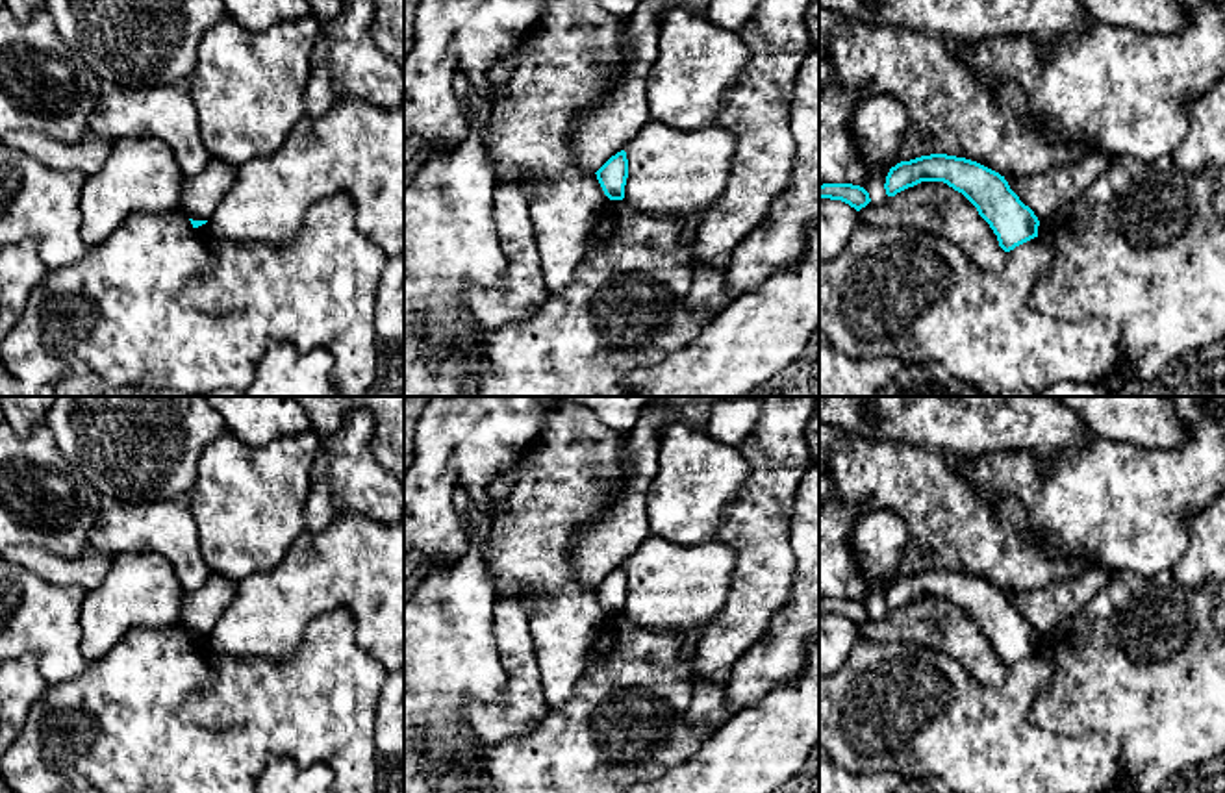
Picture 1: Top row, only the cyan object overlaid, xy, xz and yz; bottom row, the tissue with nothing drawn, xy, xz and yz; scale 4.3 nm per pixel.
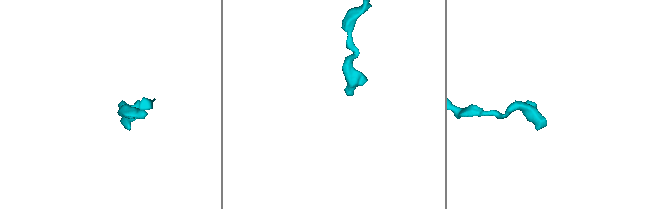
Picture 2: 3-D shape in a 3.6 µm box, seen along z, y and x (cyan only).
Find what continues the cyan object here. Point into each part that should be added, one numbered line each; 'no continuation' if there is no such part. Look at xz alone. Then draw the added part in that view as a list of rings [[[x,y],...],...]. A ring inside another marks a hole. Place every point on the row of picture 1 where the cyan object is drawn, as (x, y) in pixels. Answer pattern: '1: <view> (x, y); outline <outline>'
1: xz (627, 308); outline [[[760,0],[738,30],[751,57],[738,83],[723,94],[715,120],[736,135],[736,152],[723,193],[697,220],[693,239],[682,239],[684,222],[676,217],[641,213],[625,198],[610,200],[573,283],[549,295],[530,319],[502,324],[486,337],[473,378],[480,396],[632,396],[623,384],[632,371],[684,348],[717,315],[693,311],[688,295],[697,267],[725,267],[789,183],[795,163],[791,98],[812,46],[806,28],[810,2]]]

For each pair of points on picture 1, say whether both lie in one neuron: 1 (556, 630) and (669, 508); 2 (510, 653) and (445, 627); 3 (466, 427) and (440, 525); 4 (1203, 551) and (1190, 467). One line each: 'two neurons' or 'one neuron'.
1: two neurons
2: two neurons
3: one neuron
4: two neurons

